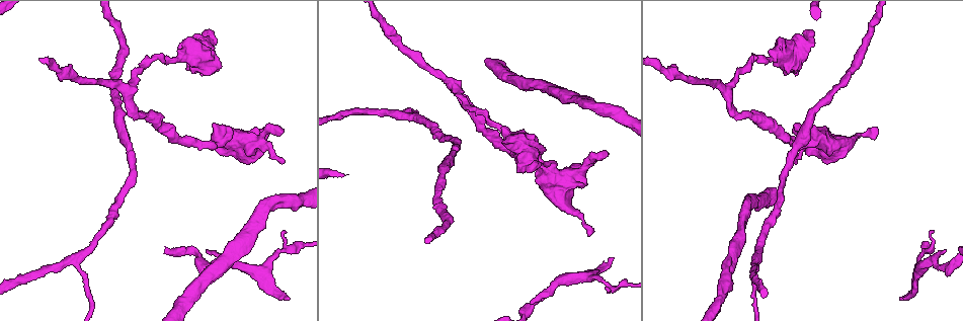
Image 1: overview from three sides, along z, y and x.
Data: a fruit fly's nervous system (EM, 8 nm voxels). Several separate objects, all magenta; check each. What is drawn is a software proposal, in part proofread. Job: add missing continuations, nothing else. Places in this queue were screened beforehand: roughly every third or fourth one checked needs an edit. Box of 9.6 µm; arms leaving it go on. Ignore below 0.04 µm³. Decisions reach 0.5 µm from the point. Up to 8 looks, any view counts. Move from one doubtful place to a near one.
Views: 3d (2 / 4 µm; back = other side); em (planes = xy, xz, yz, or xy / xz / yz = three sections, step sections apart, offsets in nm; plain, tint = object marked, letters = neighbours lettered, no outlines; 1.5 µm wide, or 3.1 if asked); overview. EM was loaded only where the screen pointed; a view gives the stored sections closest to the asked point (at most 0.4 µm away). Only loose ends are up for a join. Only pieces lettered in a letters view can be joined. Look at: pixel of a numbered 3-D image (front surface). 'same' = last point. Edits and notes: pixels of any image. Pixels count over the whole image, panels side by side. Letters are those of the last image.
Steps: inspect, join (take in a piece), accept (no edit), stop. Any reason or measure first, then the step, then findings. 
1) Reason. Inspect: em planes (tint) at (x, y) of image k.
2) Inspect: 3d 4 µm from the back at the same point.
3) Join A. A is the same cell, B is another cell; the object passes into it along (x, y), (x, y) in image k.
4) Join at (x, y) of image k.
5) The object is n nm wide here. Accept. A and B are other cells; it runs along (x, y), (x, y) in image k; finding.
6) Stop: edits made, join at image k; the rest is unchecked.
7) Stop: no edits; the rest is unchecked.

Branch stops here. Inspect: em planes (letters) at (281, 133) of image 1.

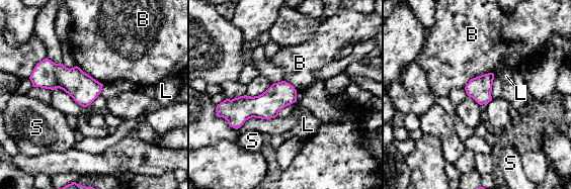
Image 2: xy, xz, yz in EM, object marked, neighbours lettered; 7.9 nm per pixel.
The object is 190 nm wide here. Accept. B, L and S are other cells; none of them fits.

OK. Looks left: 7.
Branch stops here. Inspect: 3d 4 µm at (813, 46) of image 1.

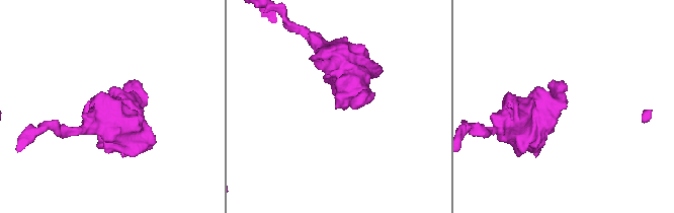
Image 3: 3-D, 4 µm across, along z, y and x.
Inspect: em planes (letters) at (335, 108) of image 3.

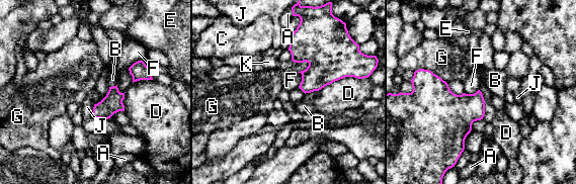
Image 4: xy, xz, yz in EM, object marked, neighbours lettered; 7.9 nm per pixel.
The longest contact is with D, 320 nm. Accept. A, B, C, D, E, F, G, J and K are other cells; a border runs along (94, 105), (91, 115) in image 4; none of them fits.

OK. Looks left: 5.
An open end. Inspect: em planes (letters) at (290, 299) of image 1.

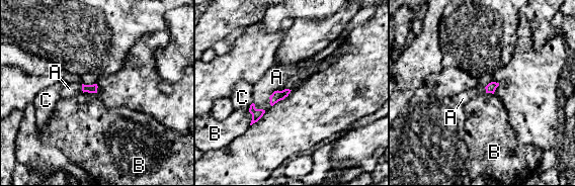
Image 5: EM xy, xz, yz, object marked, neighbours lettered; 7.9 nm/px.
Join A. A is the same cell, B and C are other cells; the object passes into it along (276, 96), (273, 92), (276, 77) in image 5; the neuron continues.

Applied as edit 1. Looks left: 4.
Stop: edits made, join at image 5; the rest is unchecked.

